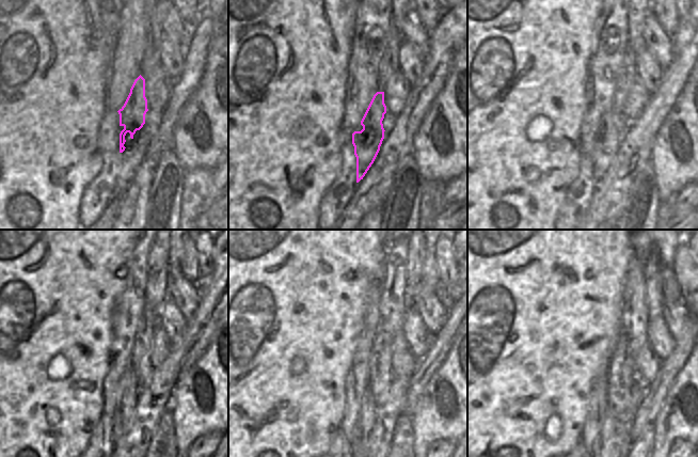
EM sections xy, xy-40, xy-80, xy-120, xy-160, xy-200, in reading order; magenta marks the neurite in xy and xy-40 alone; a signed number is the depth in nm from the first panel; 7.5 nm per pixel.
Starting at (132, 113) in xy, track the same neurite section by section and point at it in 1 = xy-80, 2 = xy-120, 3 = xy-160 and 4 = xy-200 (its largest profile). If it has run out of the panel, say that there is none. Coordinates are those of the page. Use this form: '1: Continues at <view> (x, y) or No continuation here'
1: Continues at xy-80 (606, 143)
2: Continues at xy-120 (129, 392)
3: Continues at xy-160 (367, 408)
4: Continues at xy-200 (602, 446)

